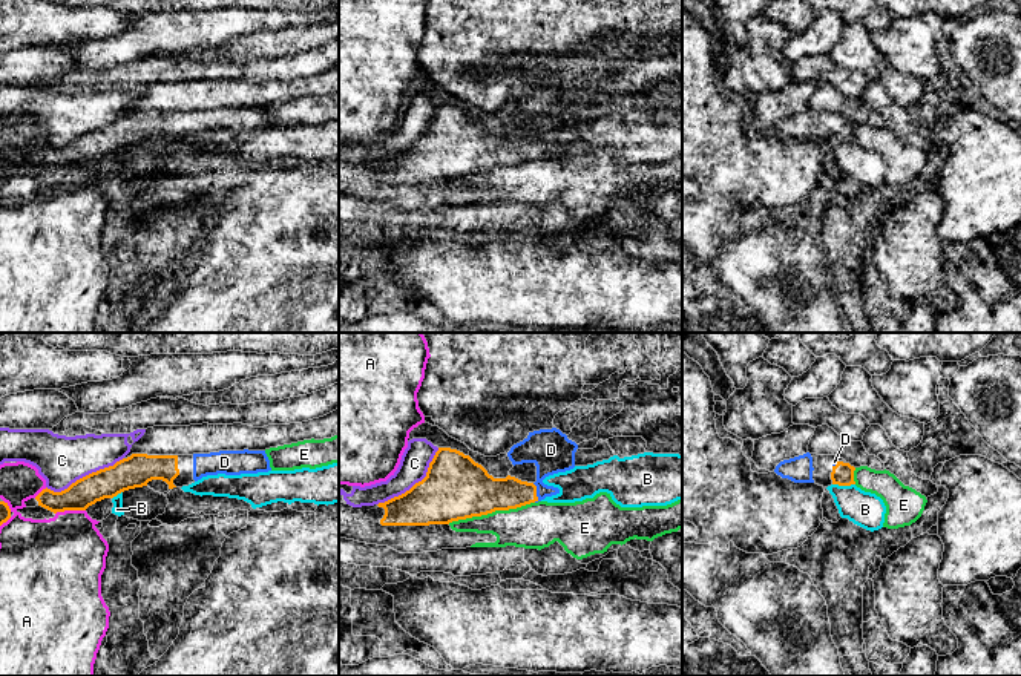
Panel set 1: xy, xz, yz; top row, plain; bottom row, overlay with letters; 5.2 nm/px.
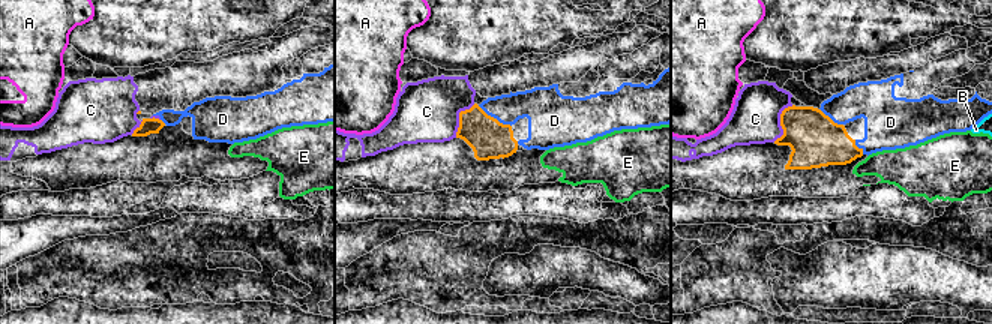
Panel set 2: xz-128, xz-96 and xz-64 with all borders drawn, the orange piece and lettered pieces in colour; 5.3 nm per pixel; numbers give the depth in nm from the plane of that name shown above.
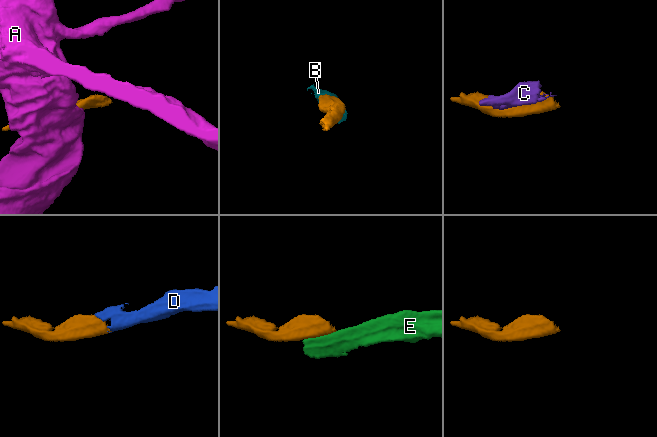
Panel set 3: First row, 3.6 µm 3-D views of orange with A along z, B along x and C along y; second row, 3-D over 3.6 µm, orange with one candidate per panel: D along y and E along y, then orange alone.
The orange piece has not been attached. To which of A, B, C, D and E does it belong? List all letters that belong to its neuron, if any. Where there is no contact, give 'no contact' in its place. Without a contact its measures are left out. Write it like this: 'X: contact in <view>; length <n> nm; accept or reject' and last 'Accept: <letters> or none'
A: contact in xy; length 160 nm; reject
B: contact in yz; length 120 nm; reject
C: contact in xy; length 440 nm; reject
D: contact in xz; length 110 nm; accept
E: contact in xz; length 460 nm; reject
Accept: D

